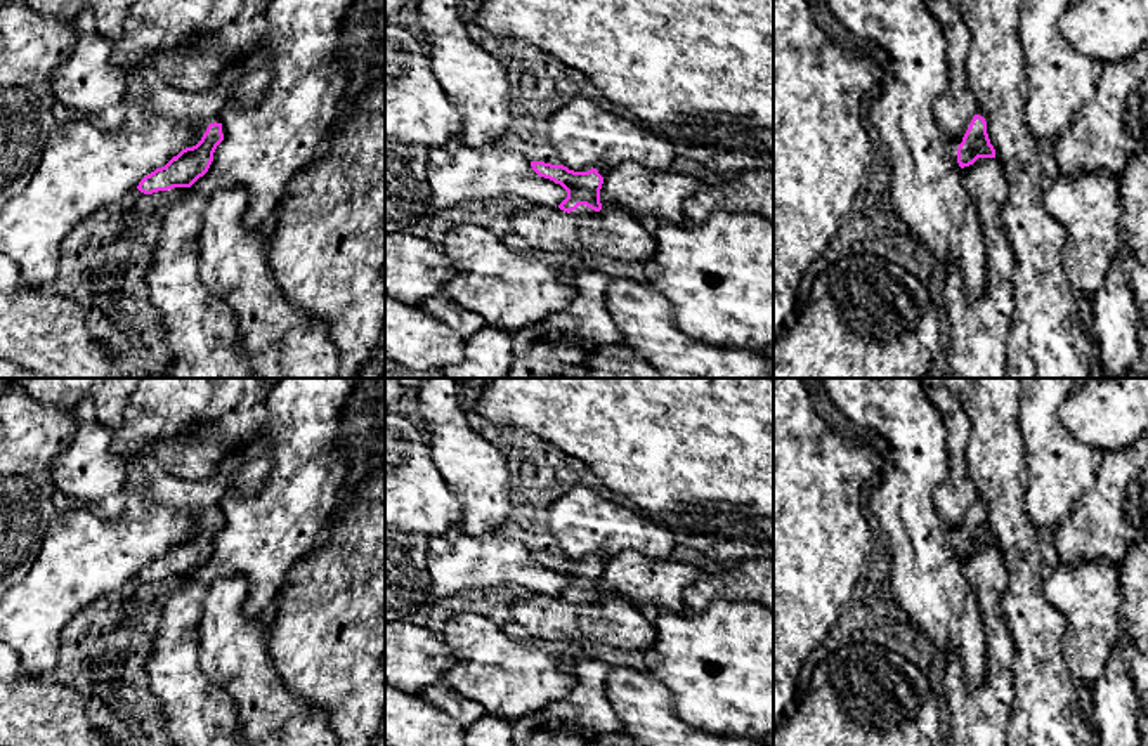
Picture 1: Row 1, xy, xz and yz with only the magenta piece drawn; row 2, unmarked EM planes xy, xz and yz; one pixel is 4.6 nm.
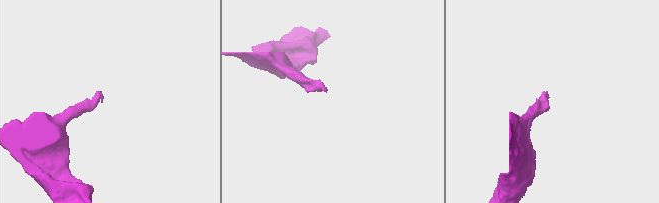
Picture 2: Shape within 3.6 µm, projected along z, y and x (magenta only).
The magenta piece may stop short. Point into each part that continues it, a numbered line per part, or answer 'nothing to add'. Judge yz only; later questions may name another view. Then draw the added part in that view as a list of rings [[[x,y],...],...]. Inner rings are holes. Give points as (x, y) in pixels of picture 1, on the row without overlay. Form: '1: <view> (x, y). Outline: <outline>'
1: yz (952, 535). Outline: [[[971,507],[971,508],[973,508],[973,507]],[[971,508],[968,510],[968,514],[966,514],[966,517],[964,517],[964,522],[966,522],[966,519],[968,519]],[[962,522],[961,526],[954,527],[954,529],[947,529],[947,540],[949,540],[950,546],[952,546],[956,552],[957,552],[957,536],[959,536],[959,533],[962,531],[964,522]],[[957,552],[957,553],[959,553],[959,552]]]

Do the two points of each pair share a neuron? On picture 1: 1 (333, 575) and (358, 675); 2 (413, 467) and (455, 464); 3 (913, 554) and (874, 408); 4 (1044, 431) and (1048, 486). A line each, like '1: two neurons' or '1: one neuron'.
1: one neuron
2: two neurons
3: one neuron
4: one neuron

